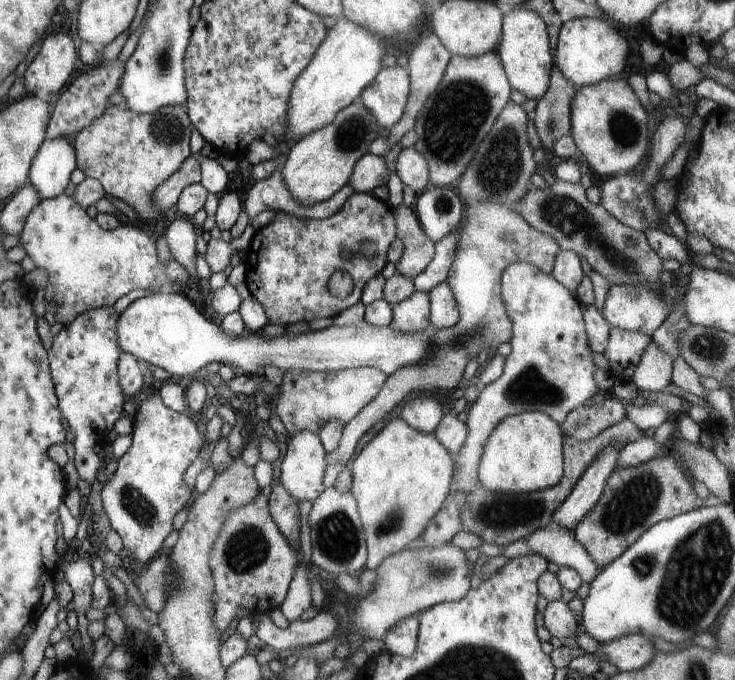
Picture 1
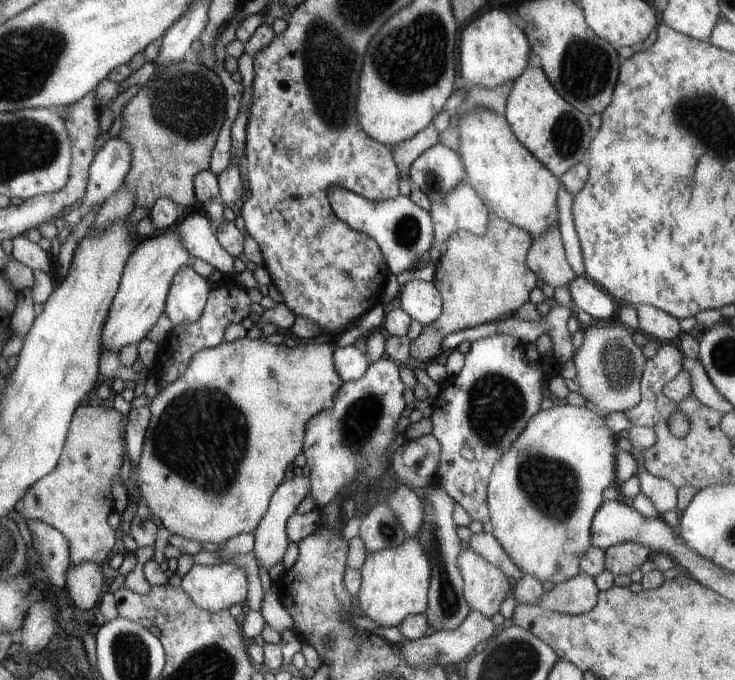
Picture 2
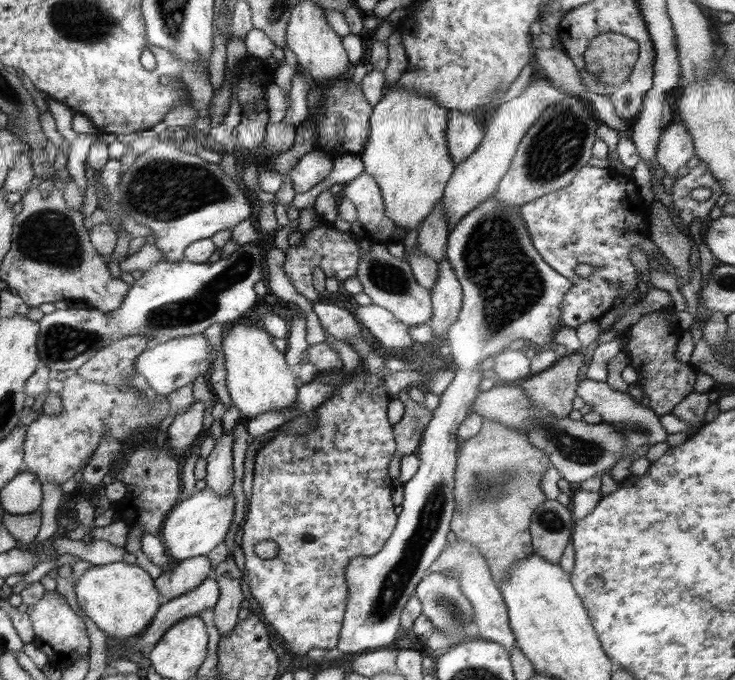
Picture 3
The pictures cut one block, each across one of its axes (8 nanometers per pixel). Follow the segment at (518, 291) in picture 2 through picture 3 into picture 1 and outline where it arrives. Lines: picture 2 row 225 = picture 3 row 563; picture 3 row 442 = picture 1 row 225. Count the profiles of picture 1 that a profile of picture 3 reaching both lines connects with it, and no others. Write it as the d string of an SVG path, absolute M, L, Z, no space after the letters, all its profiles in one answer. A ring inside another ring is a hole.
M467 202L460 228L461 235L447 278L454 298L459 303L458 322L438 329L431 336L431 349L426 358L413 365L398 367L398 370L387 375L378 396L343 426L338 447L327 454L327 464L340 461L346 465L356 452L358 440L413 392L456 390L468 362L476 359L484 348L492 353L497 351L500 344L510 342L513 337L513 324L501 293L504 269L509 264L524 261L550 274L555 256L561 249L555 238L530 226L530 223L526 222L524 217L510 205Z

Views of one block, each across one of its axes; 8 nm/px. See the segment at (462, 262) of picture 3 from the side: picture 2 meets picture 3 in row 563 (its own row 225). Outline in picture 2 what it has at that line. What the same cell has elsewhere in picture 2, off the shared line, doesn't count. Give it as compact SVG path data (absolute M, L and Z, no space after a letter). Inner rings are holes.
M334 187L329 192L333 212L353 230L368 234L379 245L389 273L398 276L403 271L416 270L415 265L434 246L434 222L430 211L417 206L409 196L399 195L388 201L369 202L348 190Z

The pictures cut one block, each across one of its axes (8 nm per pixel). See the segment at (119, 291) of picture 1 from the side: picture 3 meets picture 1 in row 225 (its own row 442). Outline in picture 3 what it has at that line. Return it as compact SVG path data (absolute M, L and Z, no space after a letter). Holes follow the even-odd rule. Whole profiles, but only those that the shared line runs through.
M78 374L63 380L63 389L59 394L62 399L60 414L50 416L42 413L26 426L24 466L21 471L36 473L42 483L62 484L70 480L90 462L102 435L112 435L124 444L130 438L136 438L145 430L152 430L156 424L161 424L170 410L170 401L162 394L148 400L144 392L134 392L130 385L116 388L110 384L84 380Z

